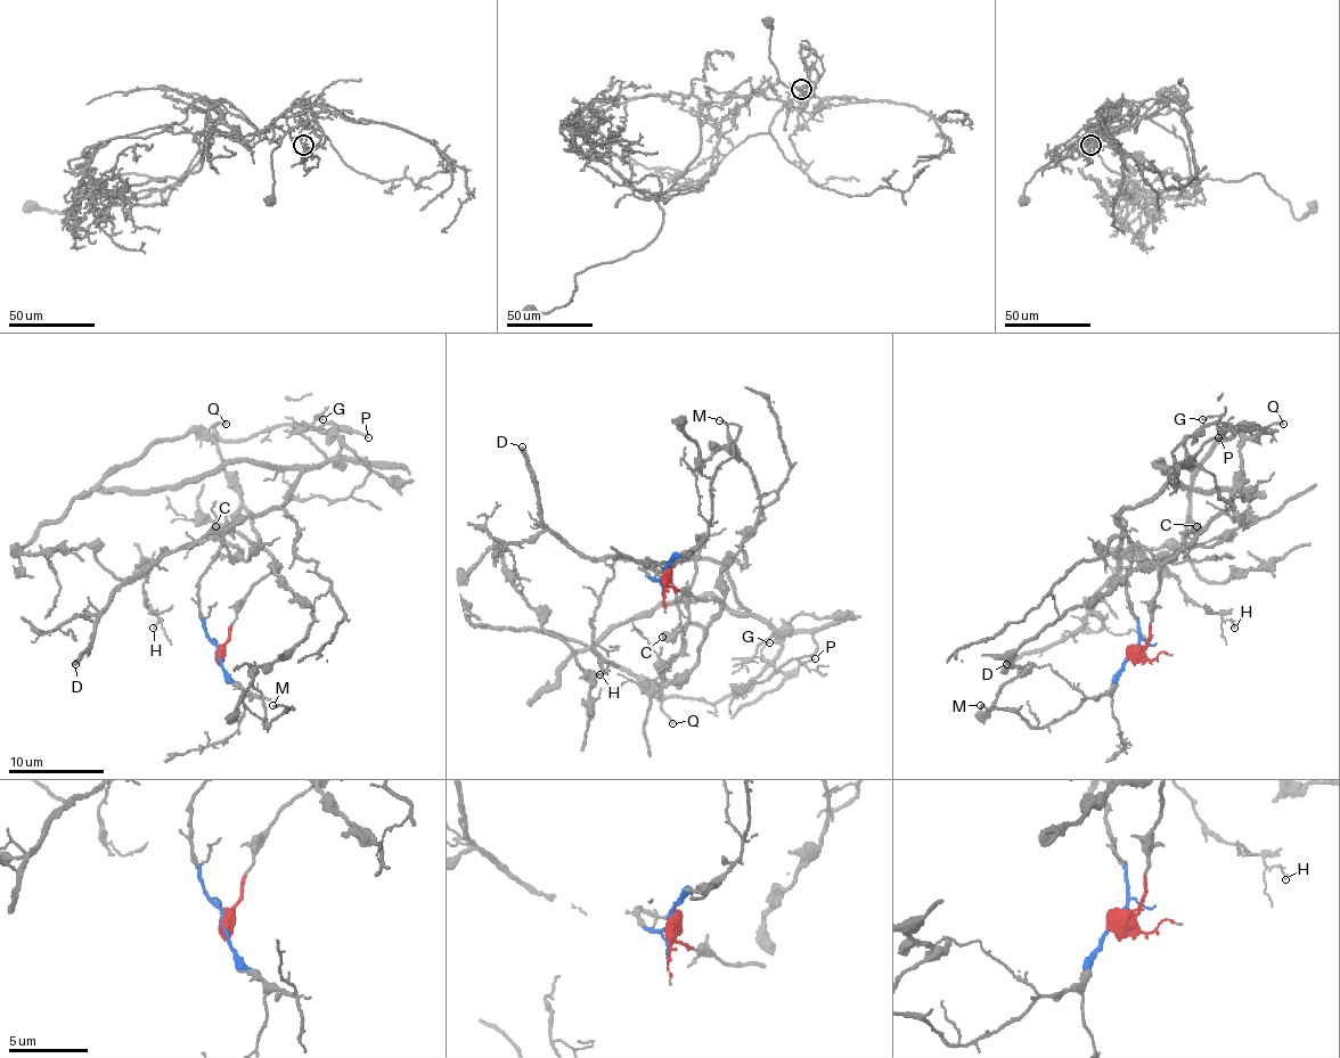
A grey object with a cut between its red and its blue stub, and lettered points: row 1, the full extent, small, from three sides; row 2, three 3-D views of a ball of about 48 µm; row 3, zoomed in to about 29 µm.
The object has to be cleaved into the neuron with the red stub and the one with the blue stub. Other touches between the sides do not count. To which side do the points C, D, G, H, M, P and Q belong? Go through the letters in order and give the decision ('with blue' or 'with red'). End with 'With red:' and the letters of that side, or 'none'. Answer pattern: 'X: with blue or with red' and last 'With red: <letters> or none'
C: with red
D: with blue
G: with blue
H: with blue
M: with blue
P: with blue
Q: with red
With red: C, Q

